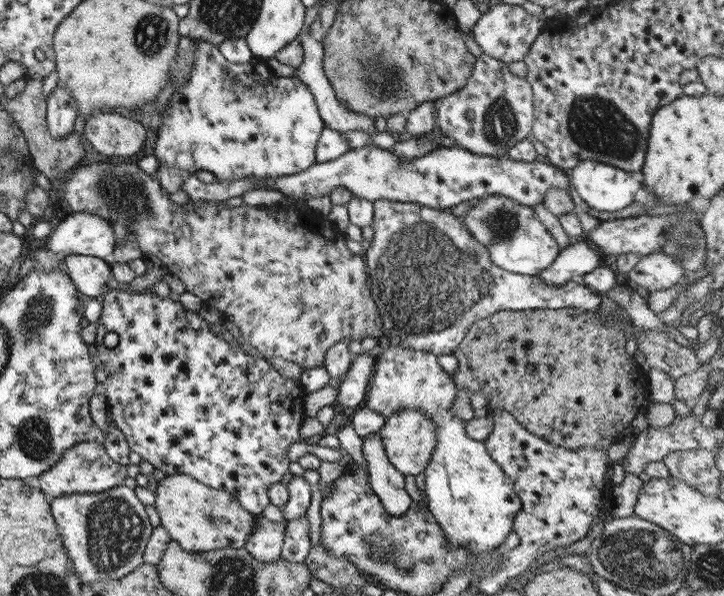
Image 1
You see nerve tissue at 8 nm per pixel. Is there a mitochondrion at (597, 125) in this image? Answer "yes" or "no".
yes

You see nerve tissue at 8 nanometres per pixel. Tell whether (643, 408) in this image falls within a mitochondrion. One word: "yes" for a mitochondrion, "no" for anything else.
no

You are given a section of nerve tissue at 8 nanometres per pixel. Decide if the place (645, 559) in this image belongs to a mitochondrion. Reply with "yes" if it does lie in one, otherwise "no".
yes

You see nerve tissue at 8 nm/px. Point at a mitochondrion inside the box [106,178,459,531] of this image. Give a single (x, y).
(213, 517)

